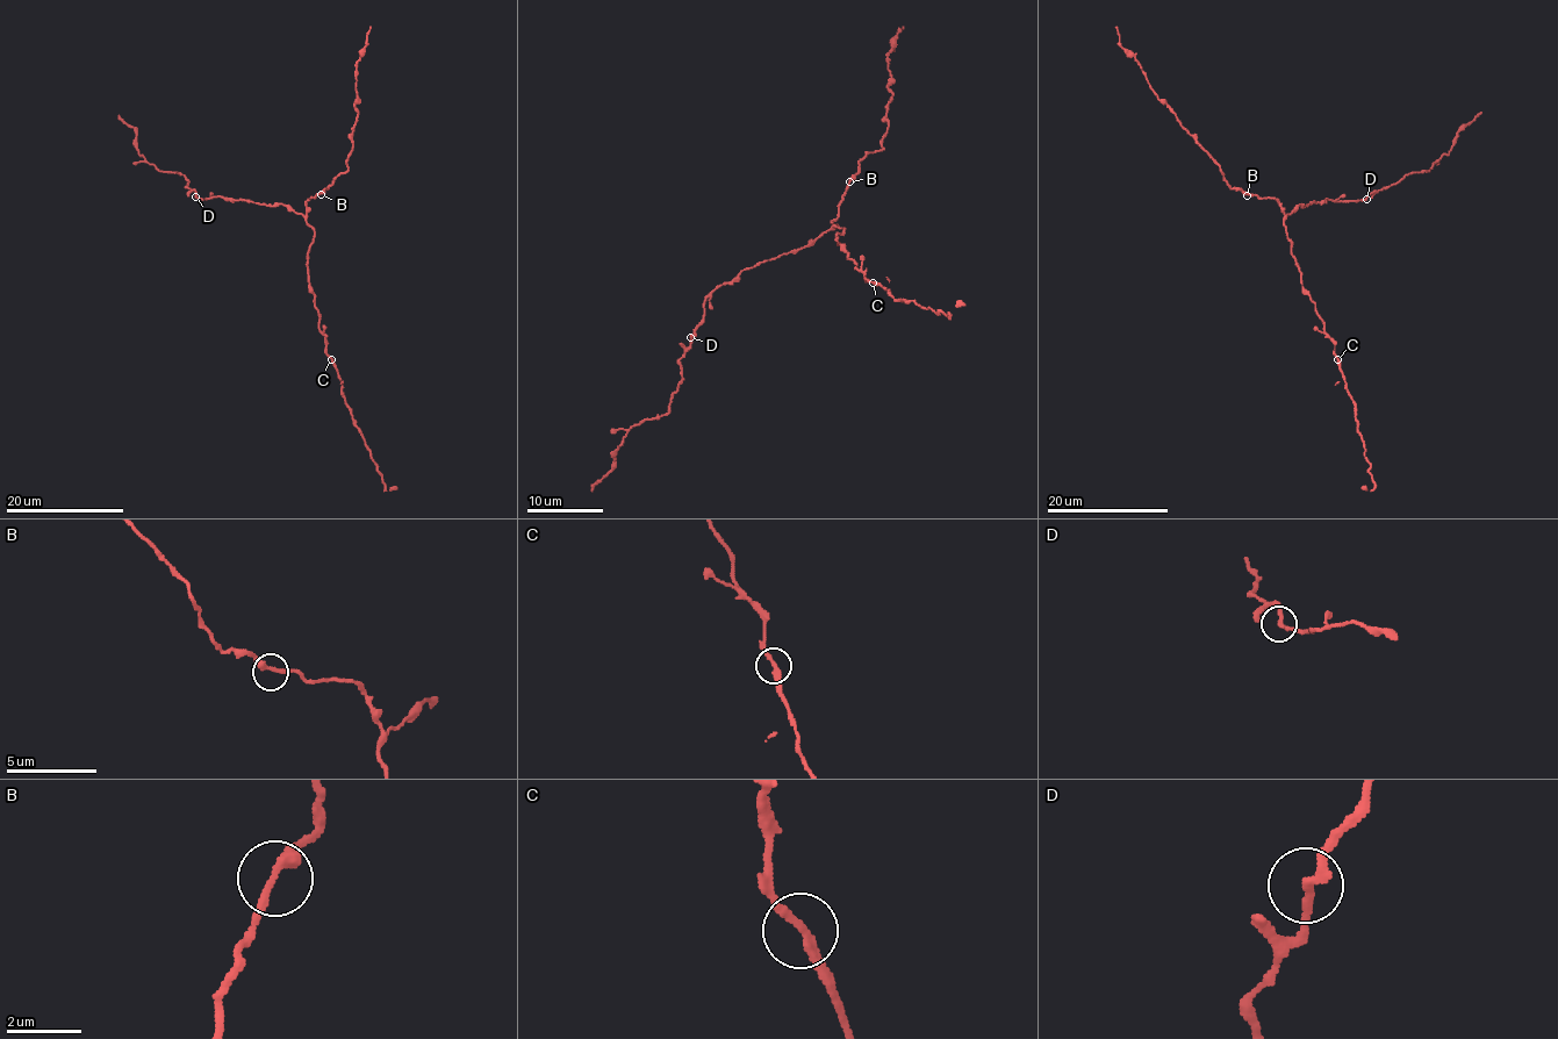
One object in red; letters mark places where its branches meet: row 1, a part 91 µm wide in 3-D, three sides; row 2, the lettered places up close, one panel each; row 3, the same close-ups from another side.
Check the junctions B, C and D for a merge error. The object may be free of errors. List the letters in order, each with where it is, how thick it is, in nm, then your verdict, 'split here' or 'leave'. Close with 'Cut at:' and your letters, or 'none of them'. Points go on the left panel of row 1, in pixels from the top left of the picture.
B: place (321, 194); calibre 240 nm; leave
C: place (331, 359); calibre 240 nm; leave
D: place (195, 196); calibre 200 nm; leave
Cut at: none of them

